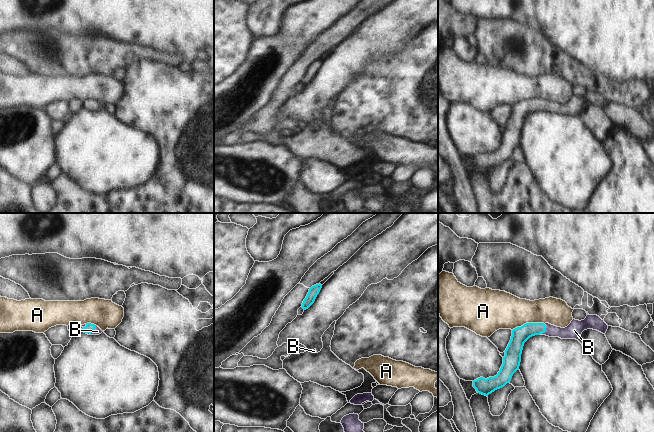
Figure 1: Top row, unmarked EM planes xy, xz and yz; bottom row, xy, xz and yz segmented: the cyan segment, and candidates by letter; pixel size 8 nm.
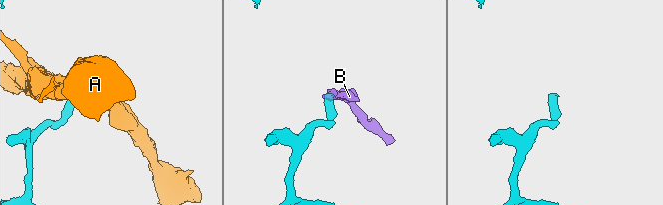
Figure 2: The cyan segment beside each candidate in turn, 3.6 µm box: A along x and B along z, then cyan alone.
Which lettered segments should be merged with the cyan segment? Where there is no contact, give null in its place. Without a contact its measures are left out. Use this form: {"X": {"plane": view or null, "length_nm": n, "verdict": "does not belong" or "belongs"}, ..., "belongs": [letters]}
{"A": {"plane": "yz", "length_nm": 280, "verdict": "does not belong"}, "B": {"plane": "xy", "length_nm": 110, "verdict": "belongs"}, "belongs": ["B"]}

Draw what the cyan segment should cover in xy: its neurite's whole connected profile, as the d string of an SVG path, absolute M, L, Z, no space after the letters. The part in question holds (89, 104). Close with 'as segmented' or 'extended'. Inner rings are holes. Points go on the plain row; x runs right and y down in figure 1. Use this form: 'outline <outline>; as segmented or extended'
outline M91 99L84 100L82 103L82 108L88 111L99 111L103 108L98 102Z; extended

